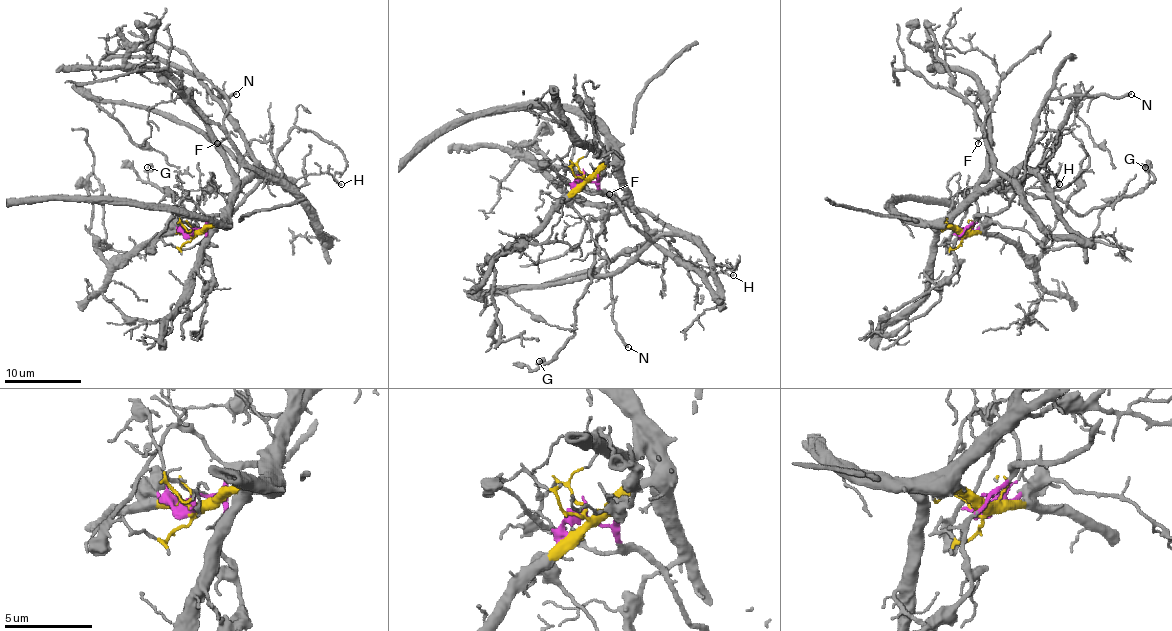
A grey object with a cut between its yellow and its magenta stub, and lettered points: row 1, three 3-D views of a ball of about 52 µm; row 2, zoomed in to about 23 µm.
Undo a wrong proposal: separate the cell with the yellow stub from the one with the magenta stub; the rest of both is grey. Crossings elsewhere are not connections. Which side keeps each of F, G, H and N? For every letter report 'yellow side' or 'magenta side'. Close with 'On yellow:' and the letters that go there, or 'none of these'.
F: magenta side
G: yellow side
H: yellow side
N: yellow side
On yellow: G, H, N

